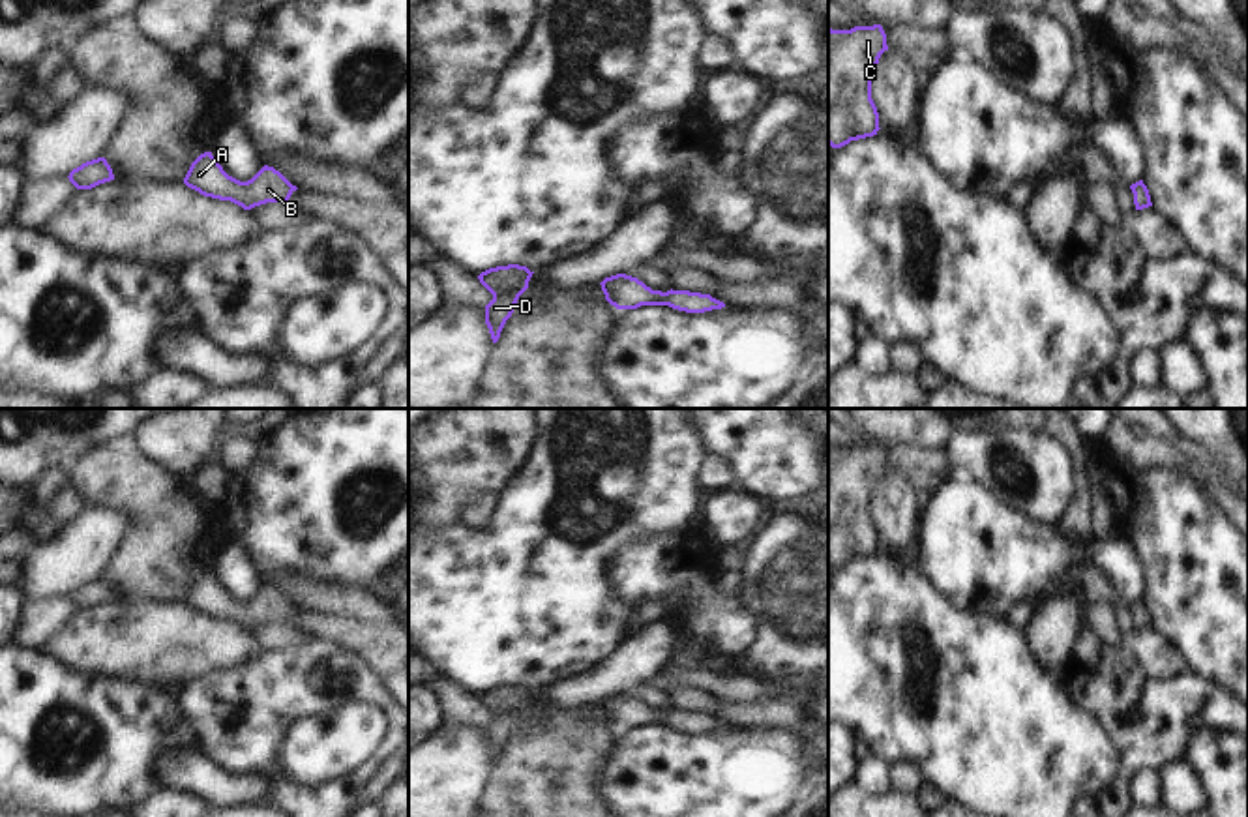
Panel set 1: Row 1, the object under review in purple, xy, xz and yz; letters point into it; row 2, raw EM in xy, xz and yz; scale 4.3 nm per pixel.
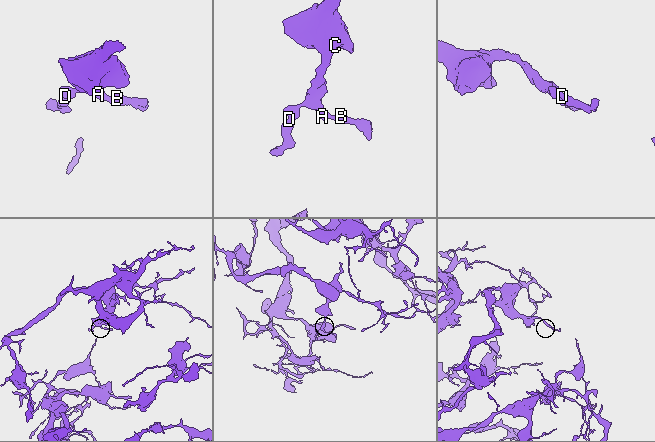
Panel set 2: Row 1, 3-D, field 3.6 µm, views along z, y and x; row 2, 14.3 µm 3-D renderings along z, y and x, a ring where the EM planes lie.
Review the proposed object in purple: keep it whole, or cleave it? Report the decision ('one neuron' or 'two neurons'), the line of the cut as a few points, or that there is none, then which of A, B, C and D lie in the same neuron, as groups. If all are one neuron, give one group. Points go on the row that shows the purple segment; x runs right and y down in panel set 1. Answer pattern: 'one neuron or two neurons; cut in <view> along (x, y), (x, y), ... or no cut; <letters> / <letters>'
one neuron; no cut; A B C D

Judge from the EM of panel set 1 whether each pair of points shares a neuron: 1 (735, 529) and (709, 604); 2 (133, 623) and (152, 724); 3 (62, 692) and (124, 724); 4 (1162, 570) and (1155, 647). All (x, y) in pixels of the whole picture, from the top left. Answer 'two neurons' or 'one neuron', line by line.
1: two neurons
2: two neurons
3: one neuron
4: two neurons

